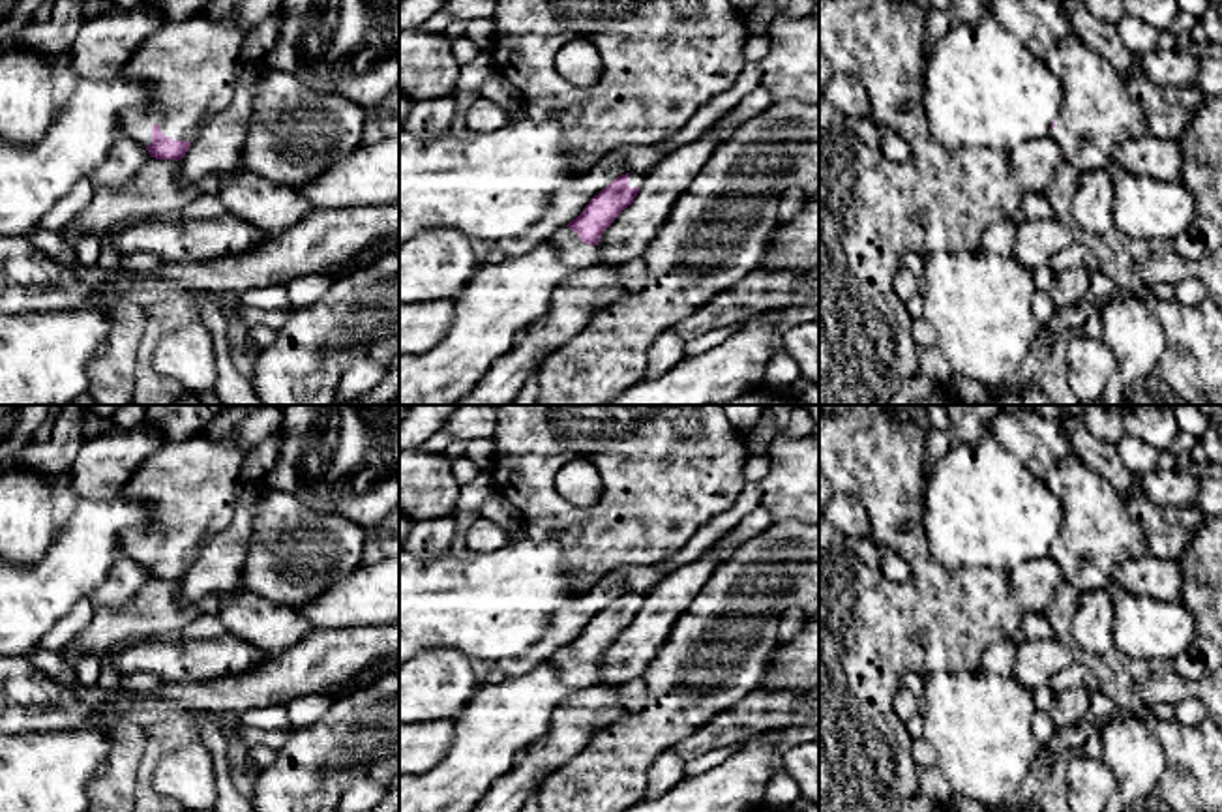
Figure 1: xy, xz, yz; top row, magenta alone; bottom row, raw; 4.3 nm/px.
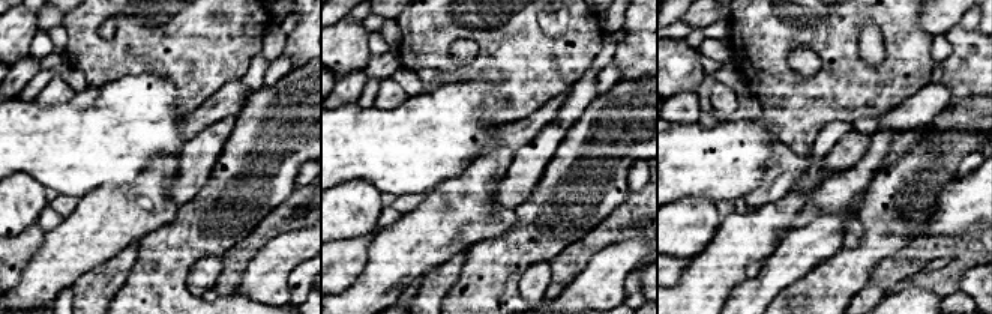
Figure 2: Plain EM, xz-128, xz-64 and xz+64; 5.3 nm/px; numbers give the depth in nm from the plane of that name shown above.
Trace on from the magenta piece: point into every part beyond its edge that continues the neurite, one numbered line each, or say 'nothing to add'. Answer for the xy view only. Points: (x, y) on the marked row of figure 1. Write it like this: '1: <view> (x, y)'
1: xy (193, 66)

